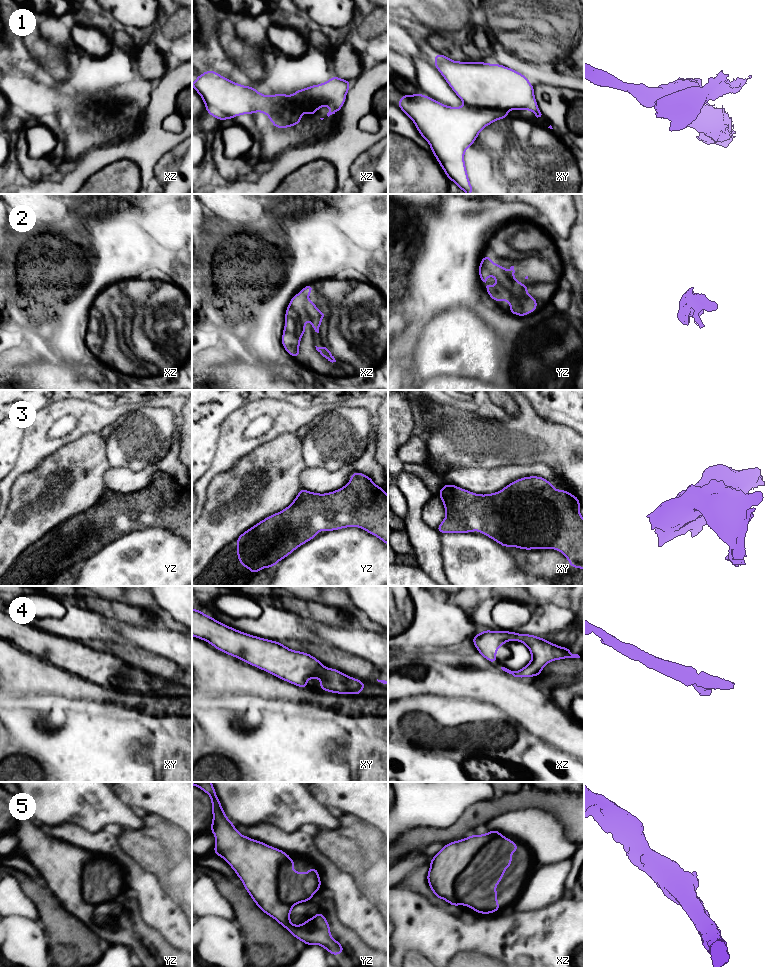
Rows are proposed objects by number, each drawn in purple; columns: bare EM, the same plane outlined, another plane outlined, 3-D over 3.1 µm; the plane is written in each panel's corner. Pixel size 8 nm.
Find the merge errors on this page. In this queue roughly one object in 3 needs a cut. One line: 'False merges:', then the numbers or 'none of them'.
False merges: 1

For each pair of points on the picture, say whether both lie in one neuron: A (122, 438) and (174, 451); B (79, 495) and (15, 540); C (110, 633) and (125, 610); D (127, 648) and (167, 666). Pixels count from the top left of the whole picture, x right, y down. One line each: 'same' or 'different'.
A: different
B: same
C: different
D: same

